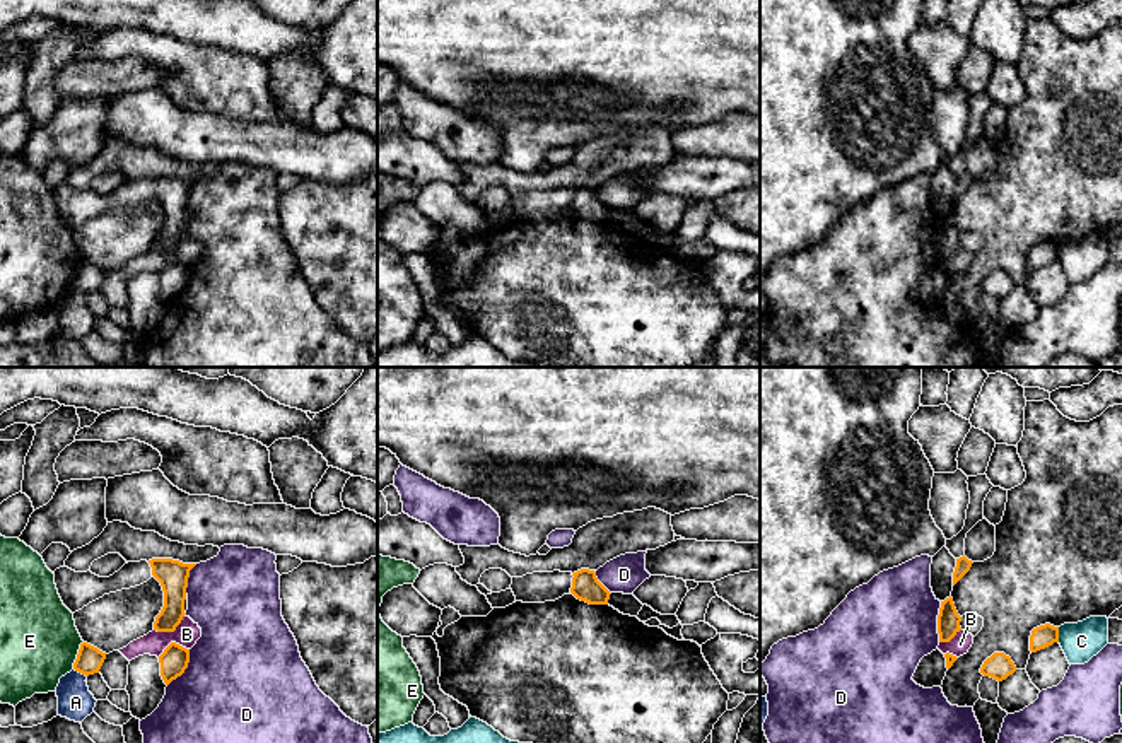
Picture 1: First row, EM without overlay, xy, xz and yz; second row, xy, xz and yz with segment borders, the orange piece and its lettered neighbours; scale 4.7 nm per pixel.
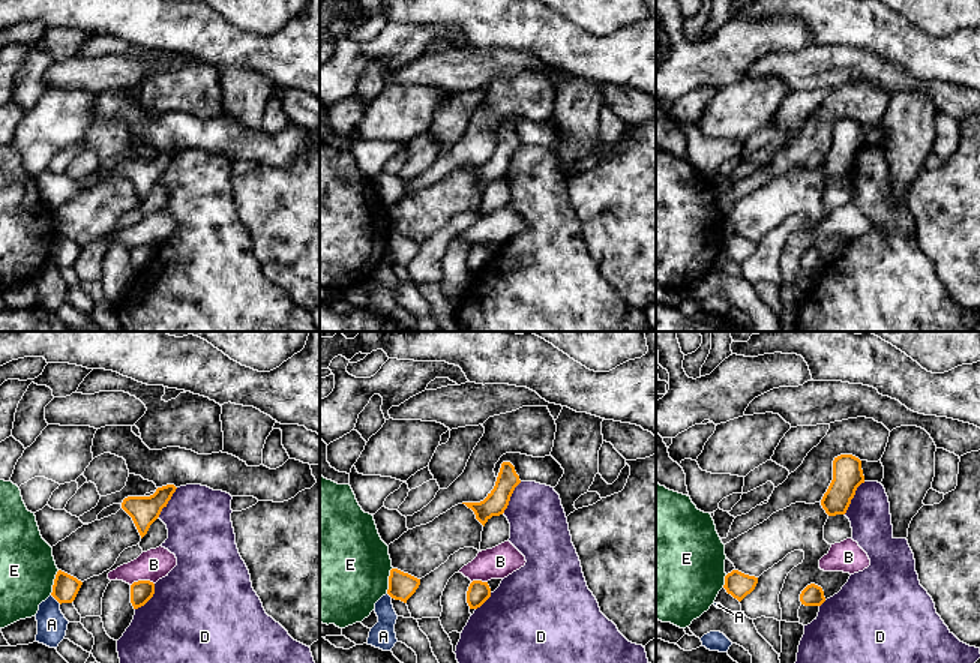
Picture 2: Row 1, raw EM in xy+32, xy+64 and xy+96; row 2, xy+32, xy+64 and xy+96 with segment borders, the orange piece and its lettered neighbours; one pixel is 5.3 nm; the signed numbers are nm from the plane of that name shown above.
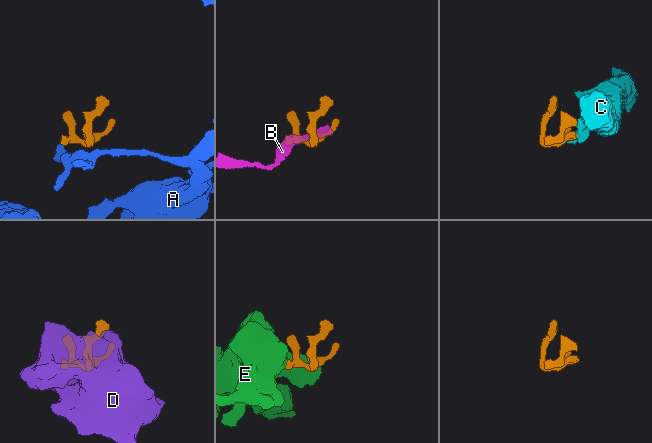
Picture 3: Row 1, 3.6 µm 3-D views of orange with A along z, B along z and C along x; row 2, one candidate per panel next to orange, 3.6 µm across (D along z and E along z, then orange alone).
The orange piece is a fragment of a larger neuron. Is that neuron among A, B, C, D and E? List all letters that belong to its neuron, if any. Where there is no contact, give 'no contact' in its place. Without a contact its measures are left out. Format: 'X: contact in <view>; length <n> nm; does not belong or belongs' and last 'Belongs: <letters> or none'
A: contact in xy; length 80 nm; does not belong
B: contact in xy; length 170 nm; does not belong
C: contact in yz; length 70 nm; does not belong
D: contact in yz; length 190 nm; does not belong
E: contact in xy; length 140 nm; does not belong
Belongs: none

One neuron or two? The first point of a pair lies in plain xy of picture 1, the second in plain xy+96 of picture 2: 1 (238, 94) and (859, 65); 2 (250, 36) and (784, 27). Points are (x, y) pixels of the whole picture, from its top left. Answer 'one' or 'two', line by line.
1: two
2: two

